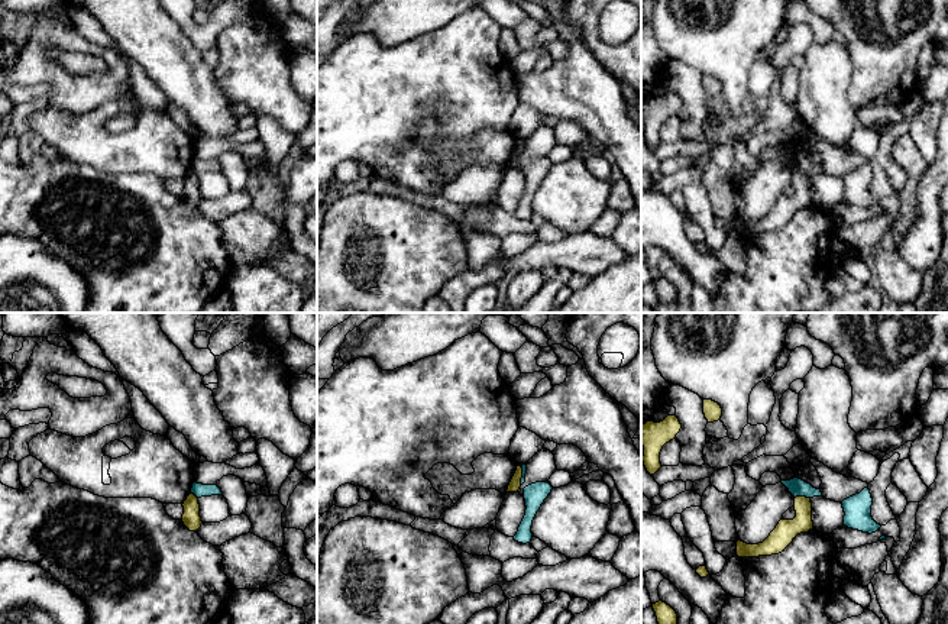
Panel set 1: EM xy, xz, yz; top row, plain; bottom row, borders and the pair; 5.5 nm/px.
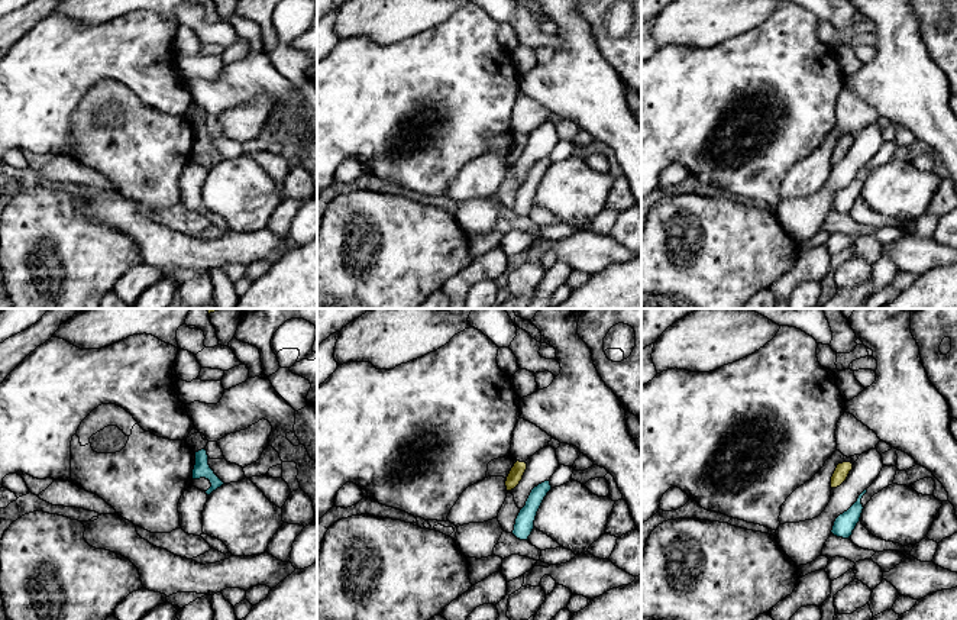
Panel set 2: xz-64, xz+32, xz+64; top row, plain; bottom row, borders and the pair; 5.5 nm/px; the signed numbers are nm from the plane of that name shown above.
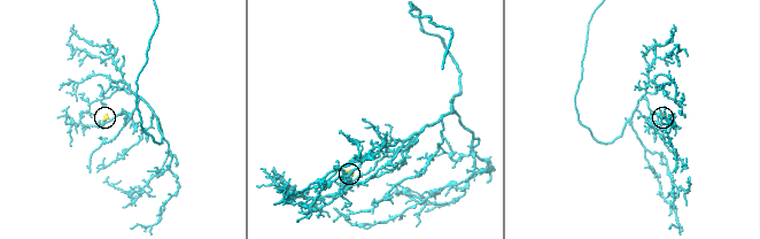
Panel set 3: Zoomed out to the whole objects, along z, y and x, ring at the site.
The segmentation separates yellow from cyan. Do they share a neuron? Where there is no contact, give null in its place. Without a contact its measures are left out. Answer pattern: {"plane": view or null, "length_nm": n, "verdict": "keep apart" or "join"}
{"plane": "yz", "length_nm": 90, "verdict": "keep apart"}

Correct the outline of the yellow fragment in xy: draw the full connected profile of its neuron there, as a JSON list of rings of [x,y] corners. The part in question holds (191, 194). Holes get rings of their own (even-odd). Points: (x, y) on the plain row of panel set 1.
[[[190,169],[187,175],[182,180],[184,190],[182,190],[182,198],[190,207],[198,207],[203,197],[200,193],[200,180],[198,174],[194,169]]]

